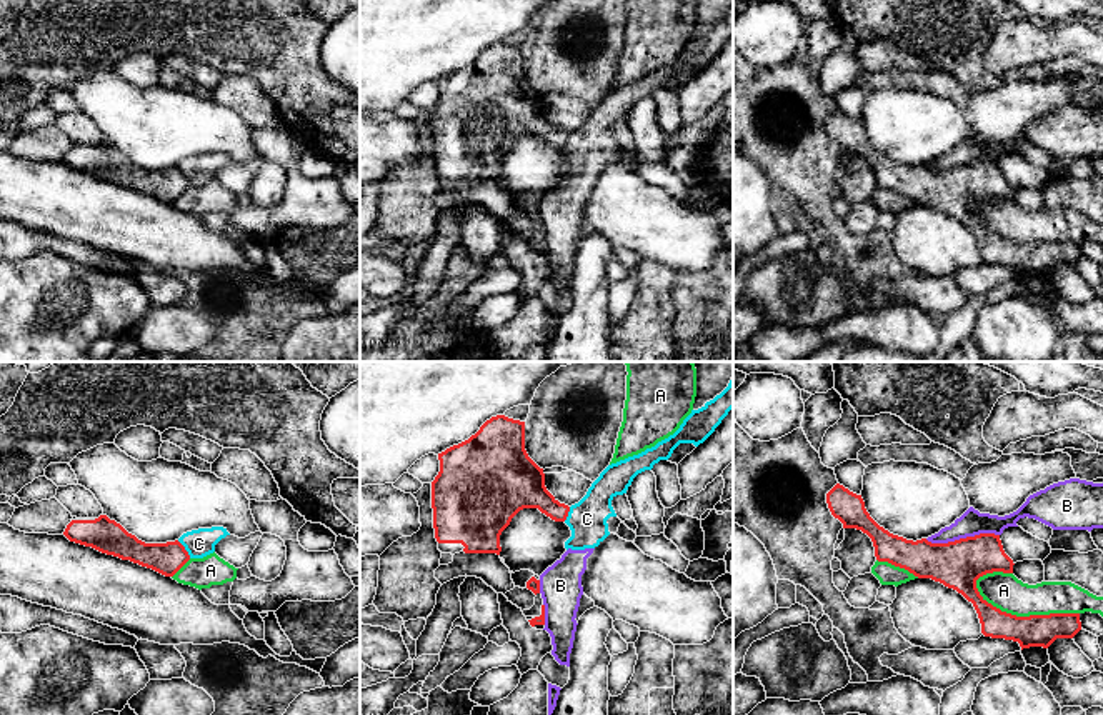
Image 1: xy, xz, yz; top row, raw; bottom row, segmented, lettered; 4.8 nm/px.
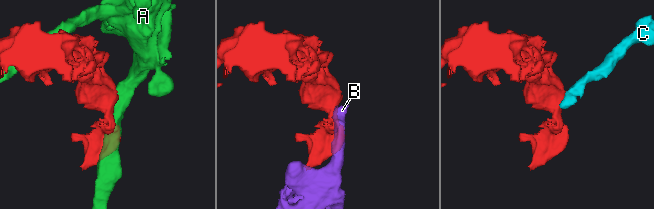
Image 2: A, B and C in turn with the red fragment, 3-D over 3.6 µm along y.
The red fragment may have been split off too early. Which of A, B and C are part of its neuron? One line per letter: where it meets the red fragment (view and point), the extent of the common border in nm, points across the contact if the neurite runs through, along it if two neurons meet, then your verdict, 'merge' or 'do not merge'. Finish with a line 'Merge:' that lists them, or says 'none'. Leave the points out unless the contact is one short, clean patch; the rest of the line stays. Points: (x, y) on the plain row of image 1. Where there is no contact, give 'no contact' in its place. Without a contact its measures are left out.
A: yz (1023, 244) | 550 nm | do not merge
B: yz (962, 165) | 360 nm | along yz (998, 160), (975, 160), (947, 169), (928, 169), (925, 165) | do not merge
C: xy (184, 175) | 110 nm | along xy (177, 167), (190, 184) | do not merge
Merge: none

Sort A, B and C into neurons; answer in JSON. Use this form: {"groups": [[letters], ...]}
{"groups": [["A"], ["B", "C"]]}

